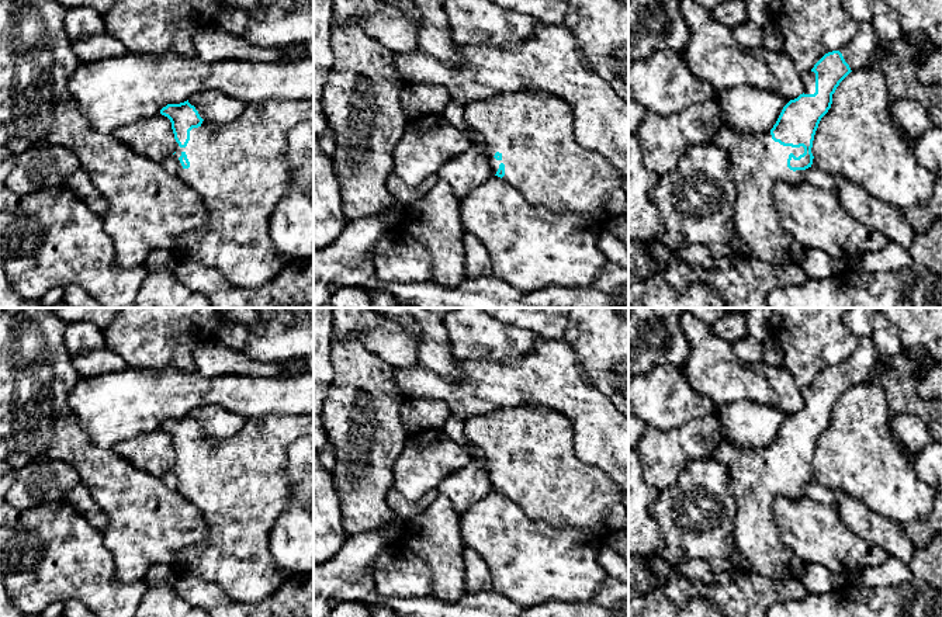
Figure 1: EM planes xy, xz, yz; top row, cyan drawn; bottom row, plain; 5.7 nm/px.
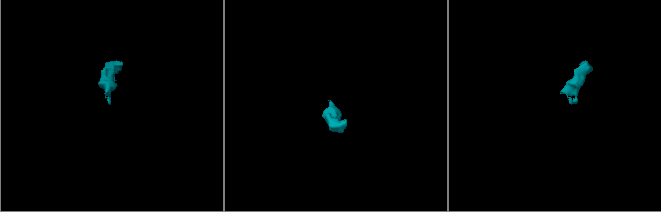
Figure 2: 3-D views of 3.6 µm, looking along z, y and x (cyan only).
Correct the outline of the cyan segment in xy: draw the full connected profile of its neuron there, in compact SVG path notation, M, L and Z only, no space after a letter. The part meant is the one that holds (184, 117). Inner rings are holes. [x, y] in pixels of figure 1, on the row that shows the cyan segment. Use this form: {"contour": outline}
{"contour": "M188 100L167 104L160 114L172 122L177 176L201 197L207 208L207 222L179 238L173 257L177 263L217 268L235 287L266 287L291 261L271 243L269 222L290 186L287 135L295 125L314 121L314 100L249 103L239 118L224 125L204 121Z"}

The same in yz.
{"contour": "M869 22L859 24L856 35L846 46L825 53L808 73L801 76L804 91L783 107L769 132L745 134L723 126L714 136L713 143L725 149L731 159L737 190L735 232L748 245L751 257L775 266L799 264L810 252L782 228L776 211L775 186L806 183L804 170L817 167L811 149L813 141L821 118L831 108L832 94L851 72L866 66L879 45L875 28Z"}

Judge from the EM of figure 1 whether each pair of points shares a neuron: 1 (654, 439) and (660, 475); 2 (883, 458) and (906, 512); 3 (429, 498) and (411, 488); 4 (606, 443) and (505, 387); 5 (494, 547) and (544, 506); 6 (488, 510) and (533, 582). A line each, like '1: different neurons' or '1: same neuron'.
1: same neuron
2: same neuron
3: different neurons
4: same neuron
5: different neurons
6: same neuron

